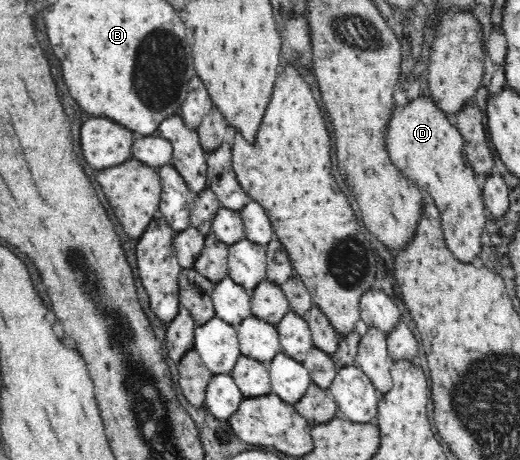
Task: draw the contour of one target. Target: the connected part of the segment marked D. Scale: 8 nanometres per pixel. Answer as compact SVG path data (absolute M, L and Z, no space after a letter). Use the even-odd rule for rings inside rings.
M422 94L419 97L412 98L406 106L396 106L392 112L392 120L388 122L388 154L392 164L404 172L406 178L410 178L418 188L426 190L432 200L436 202L441 214L441 225L446 238L446 245L450 252L462 262L472 262L480 254L483 254L482 245L486 239L486 207L483 201L482 189L476 183L476 176L469 160L465 155L464 139L456 126L452 125L446 113L438 108L438 105L431 99Z

